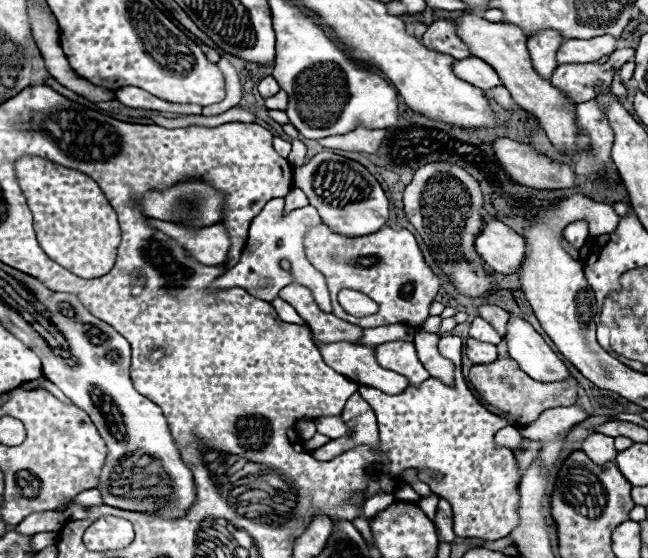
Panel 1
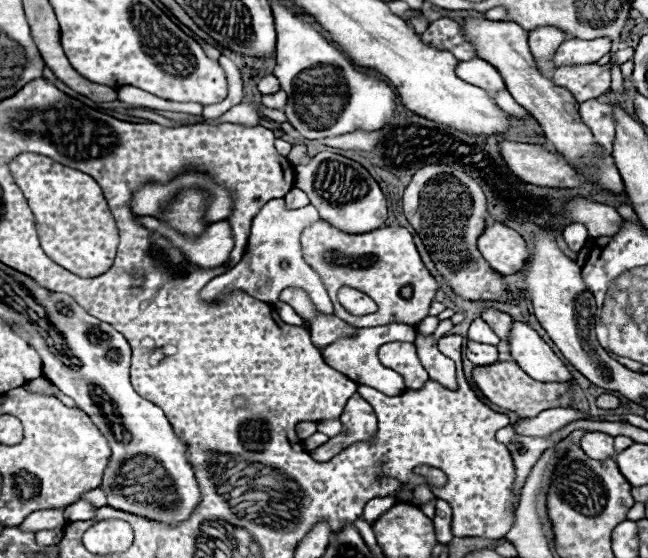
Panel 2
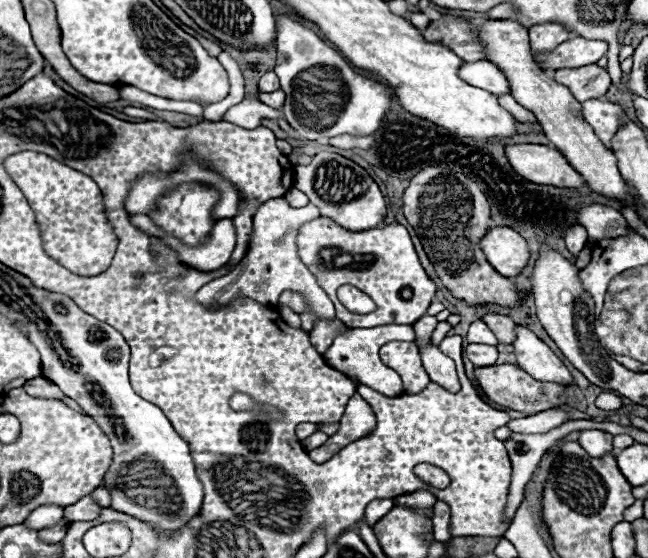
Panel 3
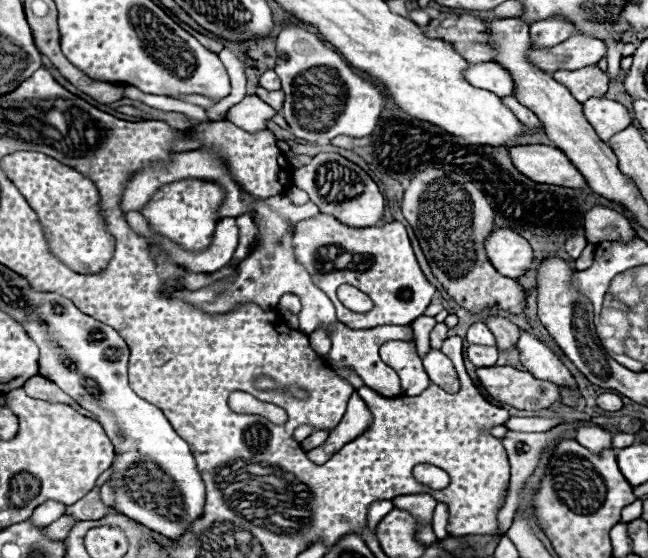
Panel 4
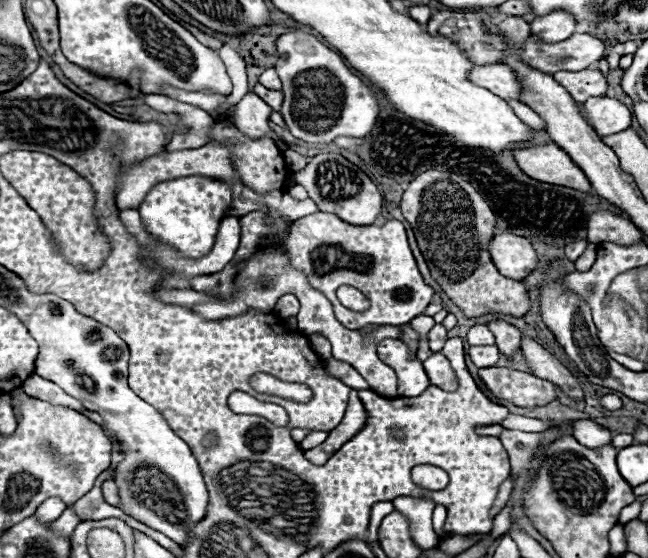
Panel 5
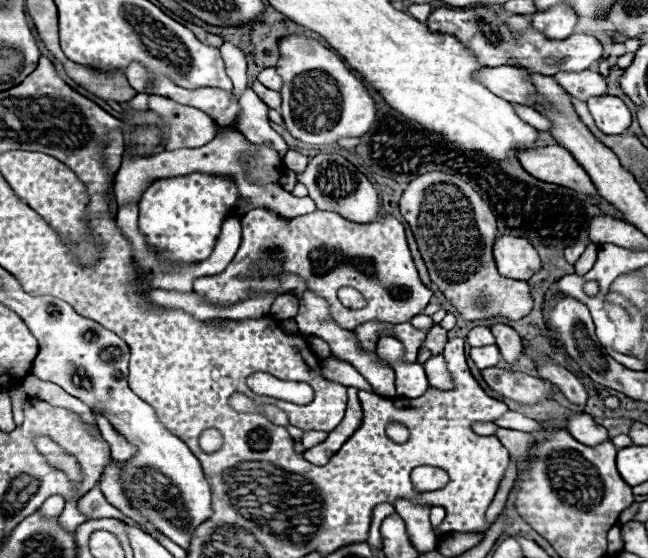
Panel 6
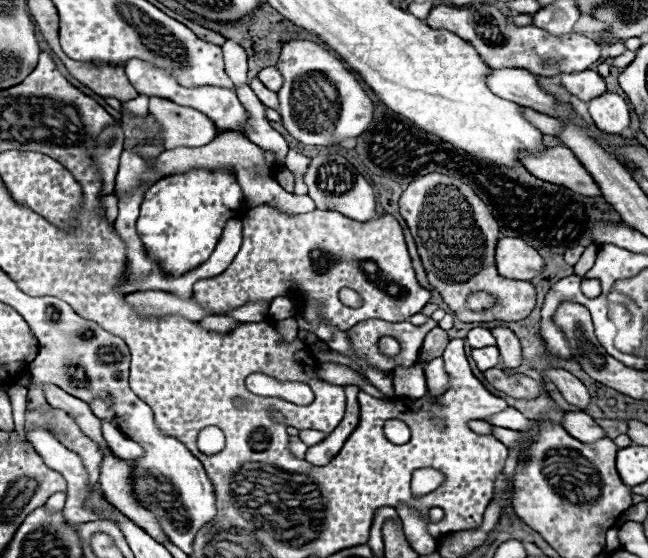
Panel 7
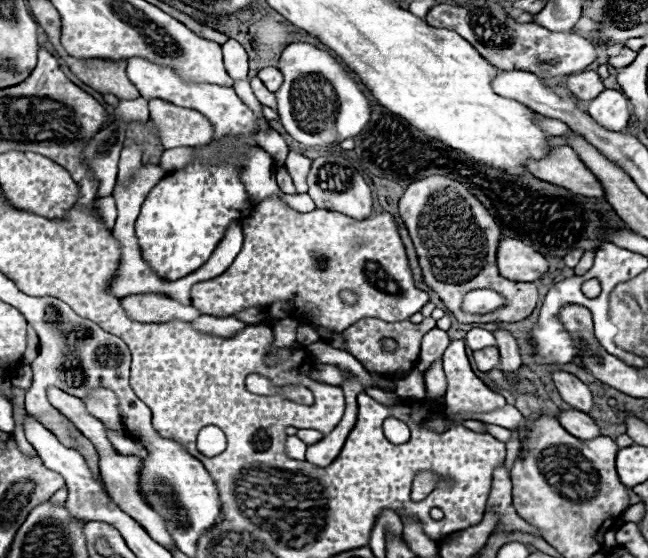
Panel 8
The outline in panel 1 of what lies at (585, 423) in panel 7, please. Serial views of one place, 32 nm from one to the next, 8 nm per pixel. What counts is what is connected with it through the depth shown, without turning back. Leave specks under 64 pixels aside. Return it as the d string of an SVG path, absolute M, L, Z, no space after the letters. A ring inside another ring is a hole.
M592 434L592 436L588 436L584 440L582 450L598 466L604 466L608 462L614 462L616 460L616 454L618 454L616 448L614 448L614 438L604 436L604 434Z

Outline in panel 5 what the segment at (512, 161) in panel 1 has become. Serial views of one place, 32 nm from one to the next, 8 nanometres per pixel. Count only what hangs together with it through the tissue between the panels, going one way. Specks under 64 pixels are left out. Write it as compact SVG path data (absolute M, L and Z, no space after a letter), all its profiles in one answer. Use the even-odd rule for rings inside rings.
M554 144L514 148L512 156L514 156L518 168L526 176L532 176L534 180L568 186L568 188L576 188L582 192L592 190L584 172L580 172L580 168L576 164L572 164L570 156Z

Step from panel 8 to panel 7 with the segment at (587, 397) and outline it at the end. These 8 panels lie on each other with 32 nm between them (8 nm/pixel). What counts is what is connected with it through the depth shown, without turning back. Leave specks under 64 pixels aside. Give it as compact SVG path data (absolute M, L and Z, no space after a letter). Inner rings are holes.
M546 368L544 370L544 376L550 378L550 382L556 384L556 388L562 392L562 396L570 404L574 404L574 406L578 406L582 410L588 408L588 404L590 404L588 388L574 374L570 374L564 368Z

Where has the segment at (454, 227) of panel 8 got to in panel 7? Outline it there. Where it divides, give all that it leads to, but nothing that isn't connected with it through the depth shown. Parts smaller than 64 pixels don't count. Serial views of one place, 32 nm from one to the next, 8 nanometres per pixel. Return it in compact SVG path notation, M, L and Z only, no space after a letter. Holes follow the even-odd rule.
M440 172L420 176L420 180L414 180L404 190L400 198L400 214L414 236L430 284L442 294L444 302L462 322L516 322L534 310L534 286L530 282L508 280L498 274L494 262L494 248L500 236L498 224L488 206L460 178ZM472 292L492 292L492 296L496 296L496 304L488 310L472 312L466 308L466 300Z

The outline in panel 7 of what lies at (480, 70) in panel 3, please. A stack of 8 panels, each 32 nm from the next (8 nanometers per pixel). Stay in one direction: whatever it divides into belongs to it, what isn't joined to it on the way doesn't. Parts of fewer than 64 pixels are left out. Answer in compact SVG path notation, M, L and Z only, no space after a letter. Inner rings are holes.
M496 68L486 76L486 84L496 96L512 100L520 106L534 108L548 116L566 116L568 110L546 94L528 70L522 68Z

